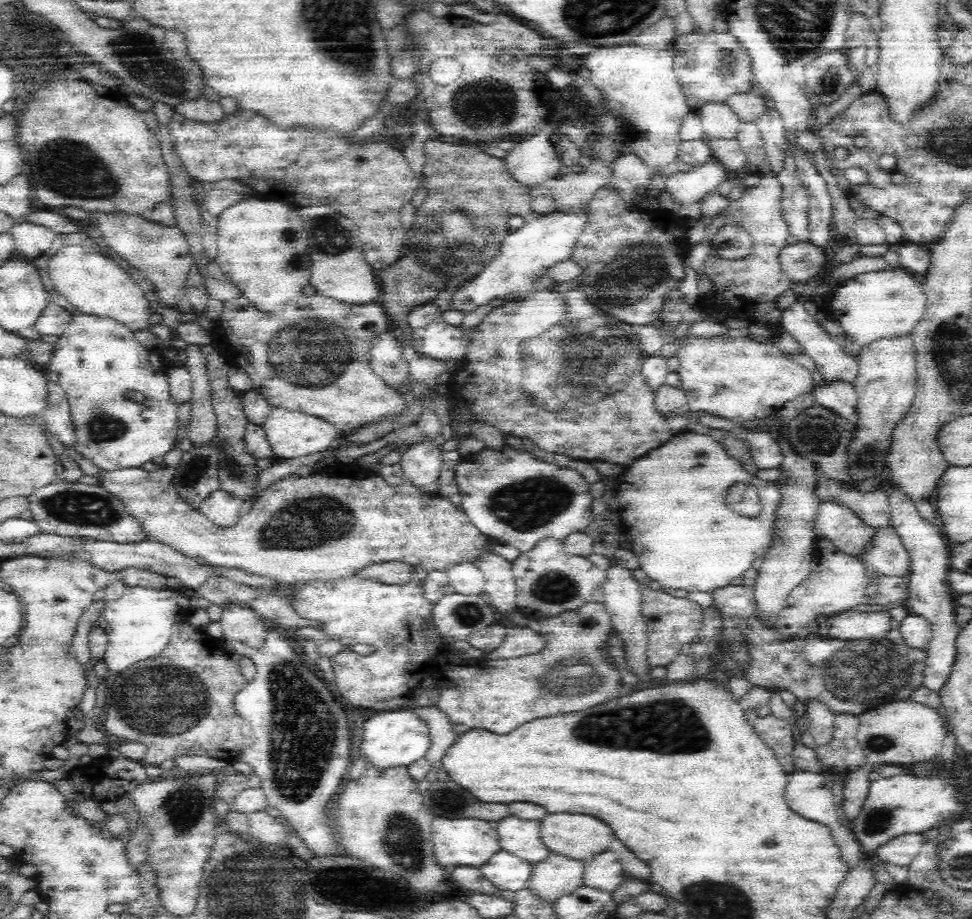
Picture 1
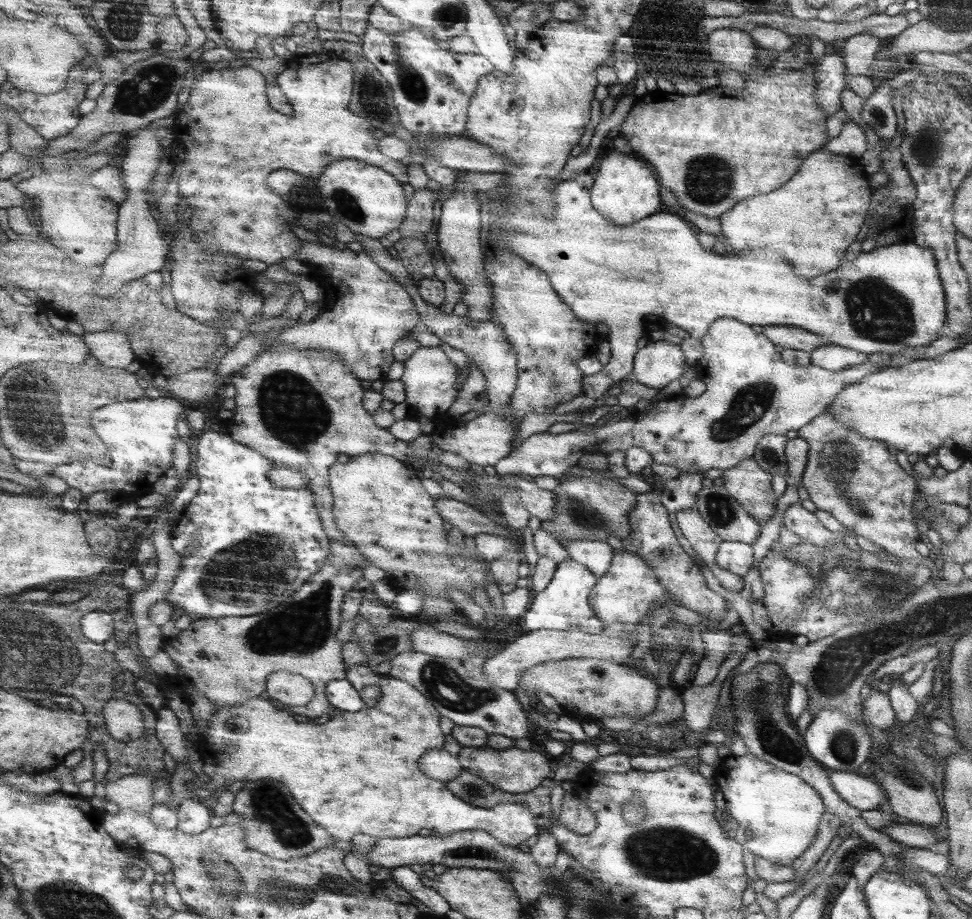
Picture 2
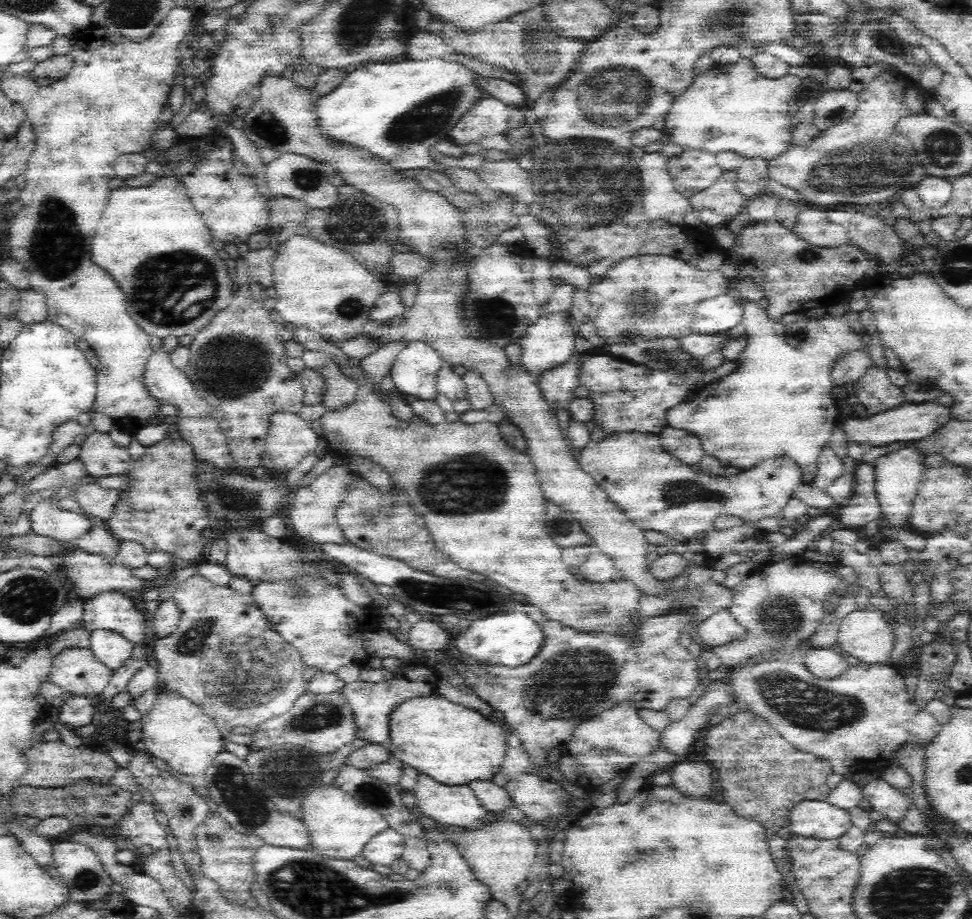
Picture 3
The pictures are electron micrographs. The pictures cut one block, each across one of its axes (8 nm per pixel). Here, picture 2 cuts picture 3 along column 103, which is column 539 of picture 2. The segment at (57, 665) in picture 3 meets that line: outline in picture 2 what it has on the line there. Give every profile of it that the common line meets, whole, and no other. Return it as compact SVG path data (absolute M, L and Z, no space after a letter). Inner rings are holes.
M571 658L571 660L559 660L559 662L545 662L545 664L541 664L541 666L533 666L531 670L527 670L525 674L523 674L523 678L521 678L521 686L523 688L527 688L527 690L533 690L533 692L547 692L547 694L551 694L551 696L555 696L557 700L559 700L559 704L563 704L565 706L565 710L567 710L567 714L569 716L575 716L575 720L579 720L579 722L597 722L599 718L603 718L603 716L637 716L637 720L633 720L633 722L639 722L639 720L643 720L645 718L645 714L649 714L649 712L655 712L657 710L657 706L659 706L659 694L661 694L661 686L657 686L649 676L643 676L643 672L641 670L633 670L633 668L629 668L627 664L615 664L615 662L609 662L609 660L595 660L595 658Z

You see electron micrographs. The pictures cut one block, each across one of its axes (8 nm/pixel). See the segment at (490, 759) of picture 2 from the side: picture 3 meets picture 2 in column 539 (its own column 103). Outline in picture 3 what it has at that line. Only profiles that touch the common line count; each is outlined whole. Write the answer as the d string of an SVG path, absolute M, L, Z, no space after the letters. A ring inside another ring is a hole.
M62 740L38 744L36 748L30 750L28 762L30 762L30 772L22 778L22 782L24 786L32 786L32 788L66 788L84 782L90 782L94 786L104 786L104 784L112 786L112 778L118 774L120 768L108 754L94 752L88 746L70 748L62 744Z

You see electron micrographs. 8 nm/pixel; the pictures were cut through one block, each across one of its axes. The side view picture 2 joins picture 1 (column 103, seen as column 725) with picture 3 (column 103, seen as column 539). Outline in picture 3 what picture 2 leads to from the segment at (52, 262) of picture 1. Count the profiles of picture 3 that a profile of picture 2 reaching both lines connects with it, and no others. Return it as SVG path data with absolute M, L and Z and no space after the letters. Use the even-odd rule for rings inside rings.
M158 122L154 126L150 134L148 150L144 154L148 156L152 168L158 164L158 170L154 170L154 174L158 176L156 182L144 188L114 190L104 208L100 226L92 242L92 260L114 276L114 280L126 294L128 312L134 316L134 322L150 338L154 338L156 344L168 336L194 338L202 328L210 326L210 322L216 318L218 312L226 310L232 304L236 292L236 280L232 280L228 274L226 258L224 260L218 258L212 246L212 230L208 230L208 226L200 220L198 212L192 208L192 202L182 184L182 178L176 172L176 166L172 166L170 160L166 158L176 138L178 132L174 132L170 124Z

